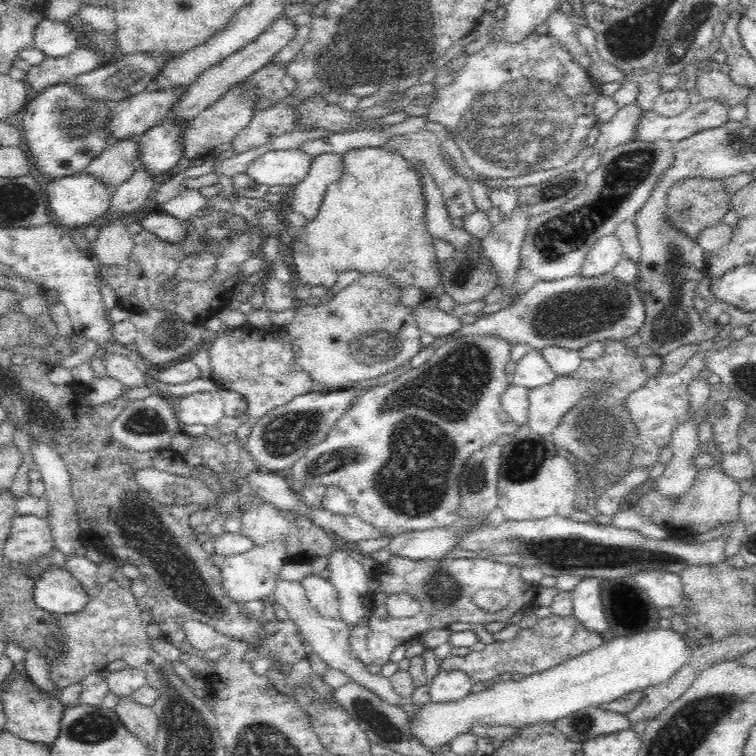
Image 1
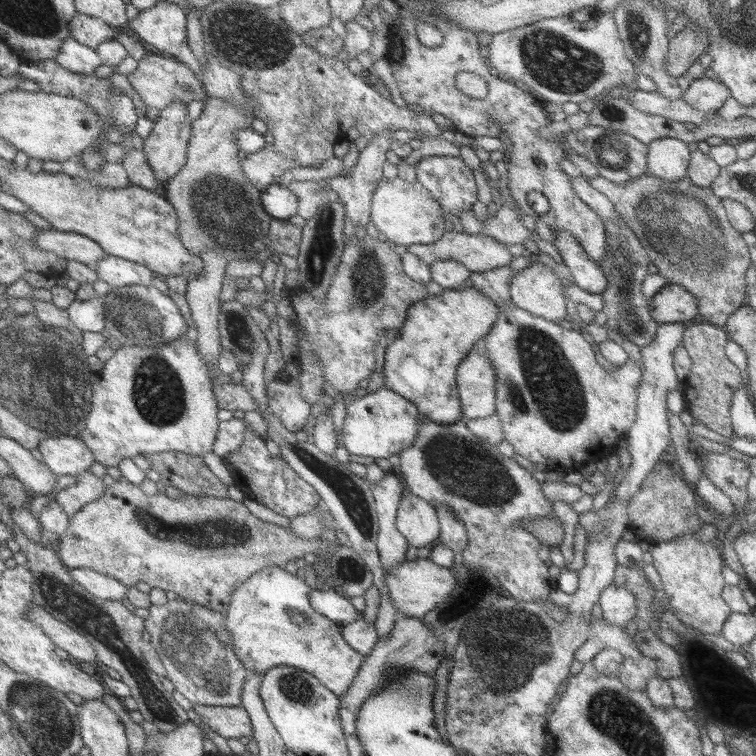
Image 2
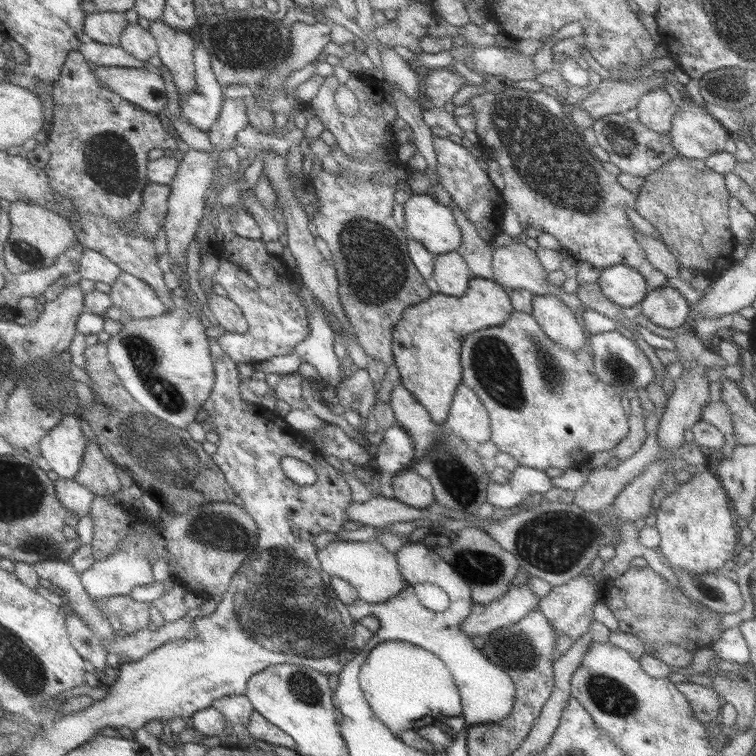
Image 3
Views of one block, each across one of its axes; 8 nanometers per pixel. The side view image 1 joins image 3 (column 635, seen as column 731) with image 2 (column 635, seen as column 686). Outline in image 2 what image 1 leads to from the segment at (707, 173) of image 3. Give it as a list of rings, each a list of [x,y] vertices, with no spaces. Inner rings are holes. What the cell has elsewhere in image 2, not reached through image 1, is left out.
[[[599,174],[588,181],[611,200],[626,226],[639,238],[650,262],[658,267],[659,275],[669,284],[680,285],[694,296],[698,321],[724,328],[732,313],[746,304],[745,272],[752,263],[748,253],[749,246],[745,243],[743,234],[730,224],[722,199],[714,195],[710,187],[702,188],[692,184],[688,177],[670,182],[646,174],[624,184],[616,184]]]

